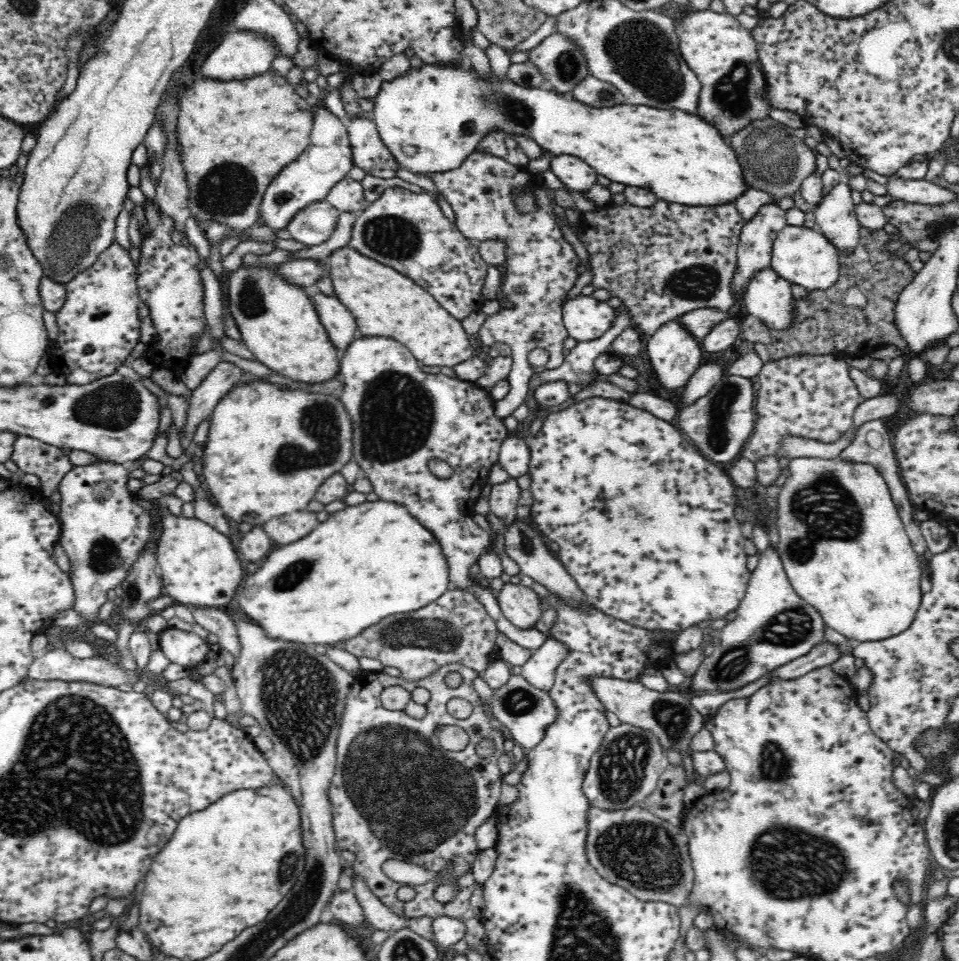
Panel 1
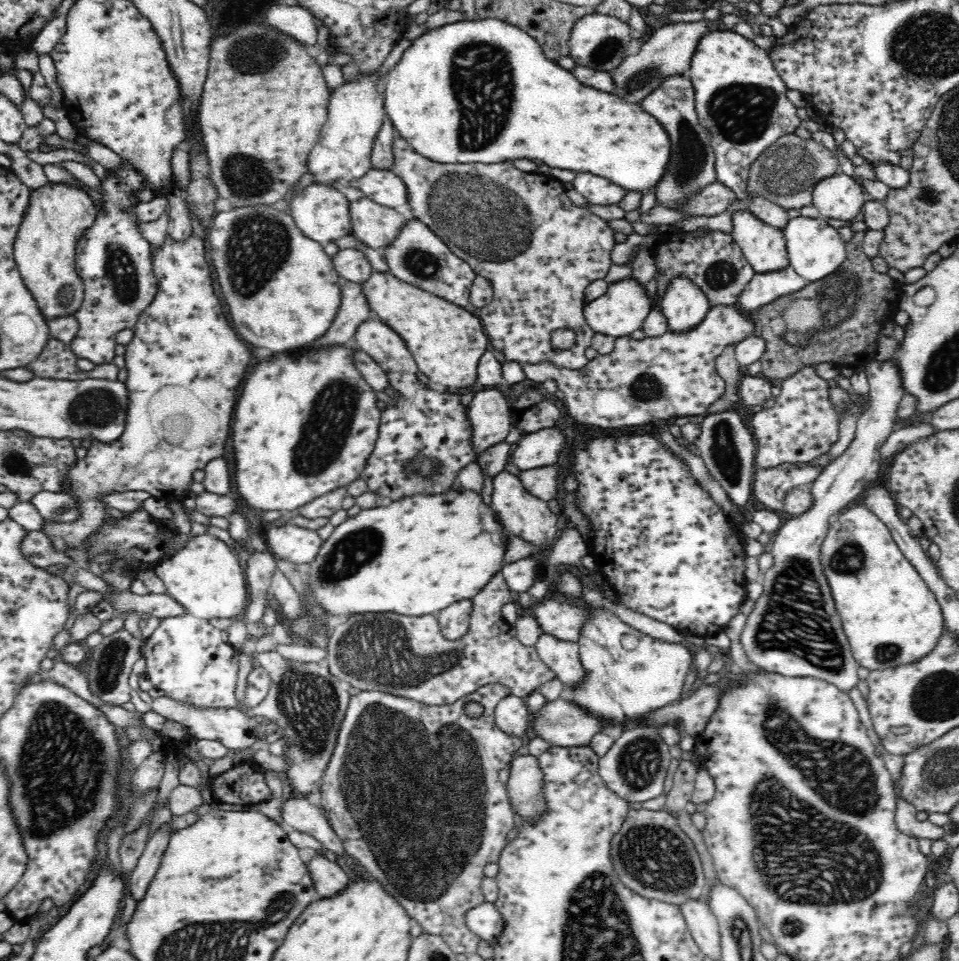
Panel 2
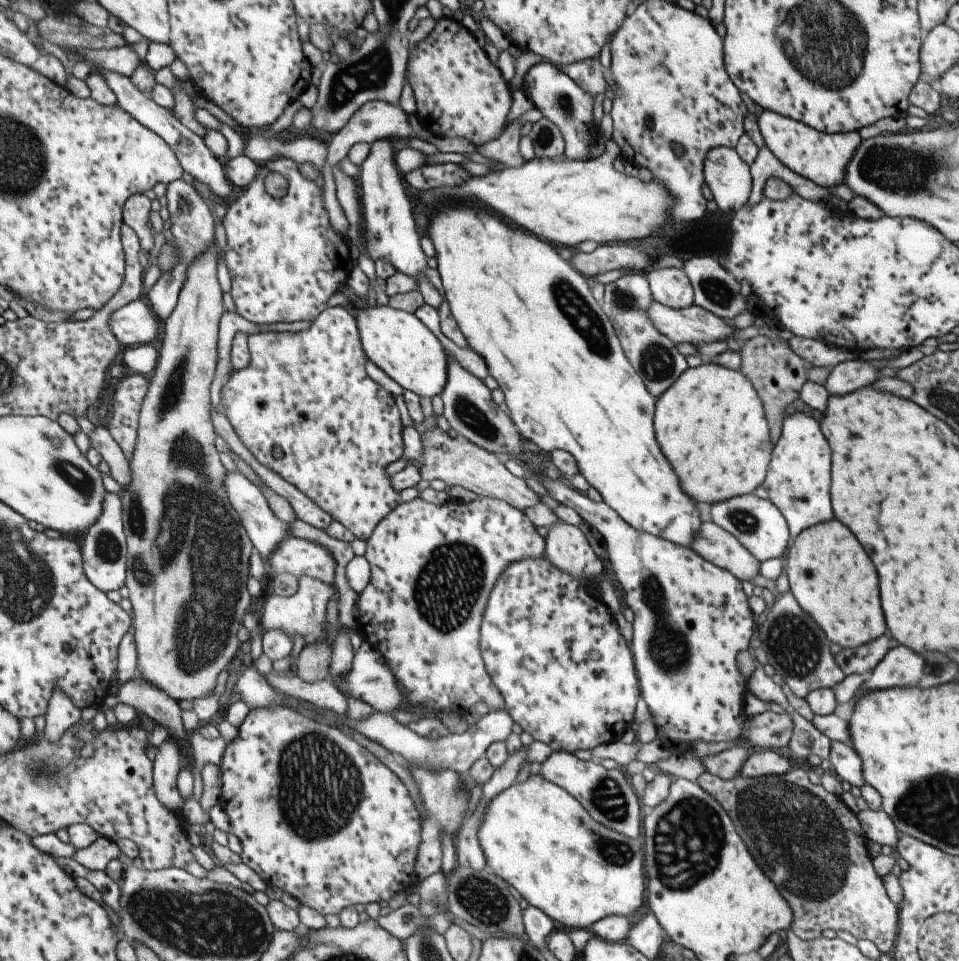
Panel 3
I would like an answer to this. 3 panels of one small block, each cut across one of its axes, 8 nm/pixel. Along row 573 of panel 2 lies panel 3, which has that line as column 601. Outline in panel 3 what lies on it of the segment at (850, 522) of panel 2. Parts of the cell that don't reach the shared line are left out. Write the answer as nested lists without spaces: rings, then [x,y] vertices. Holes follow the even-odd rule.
[[[540,775],[528,776],[525,782],[515,780],[509,788],[493,796],[481,814],[476,836],[486,867],[513,887],[528,905],[563,926],[588,930],[605,916],[626,917],[641,906],[644,891],[641,840],[623,838],[599,826],[575,798]]]

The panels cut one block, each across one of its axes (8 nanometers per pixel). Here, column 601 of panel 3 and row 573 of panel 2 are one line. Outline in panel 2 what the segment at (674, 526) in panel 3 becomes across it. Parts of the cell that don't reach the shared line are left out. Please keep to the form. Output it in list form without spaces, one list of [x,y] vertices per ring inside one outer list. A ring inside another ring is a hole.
[[[450,487],[446,492],[434,494],[434,496],[422,493],[413,494],[394,501],[390,506],[362,510],[358,516],[350,517],[346,522],[340,524],[332,537],[324,542],[316,561],[303,567],[305,571],[309,572],[306,584],[311,584],[311,588],[315,596],[318,597],[318,601],[322,603],[322,607],[326,607],[326,611],[332,615],[340,614],[341,616],[343,612],[353,612],[354,615],[375,612],[395,612],[406,616],[436,614],[454,603],[462,600],[473,600],[488,587],[488,584],[497,575],[501,575],[502,568],[508,563],[505,562],[505,557],[511,546],[511,536],[513,536],[513,533],[506,527],[503,518],[495,512],[491,504],[486,503],[476,489]]]

